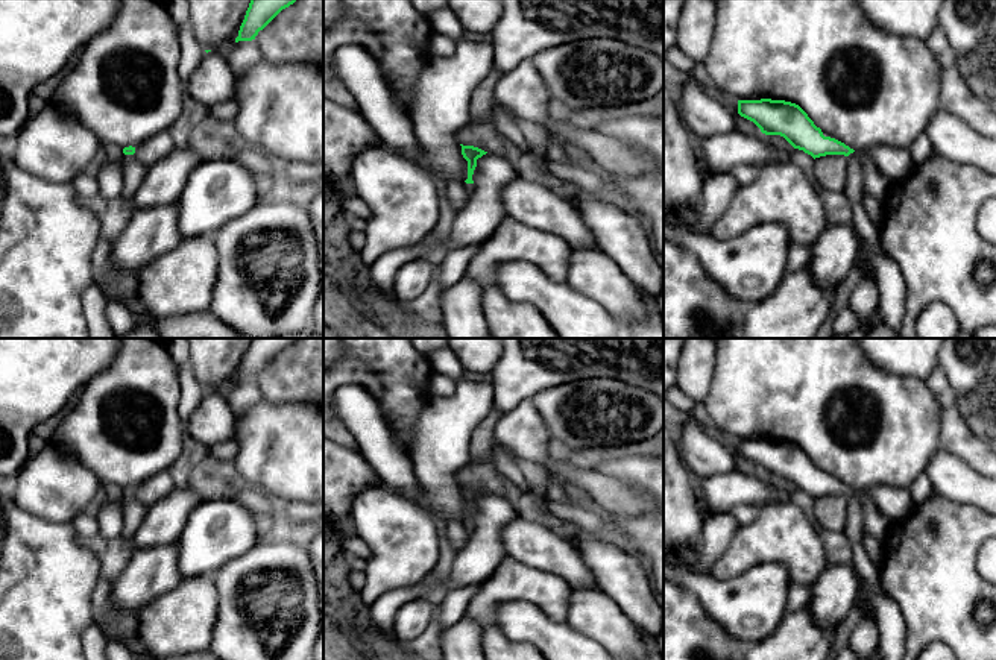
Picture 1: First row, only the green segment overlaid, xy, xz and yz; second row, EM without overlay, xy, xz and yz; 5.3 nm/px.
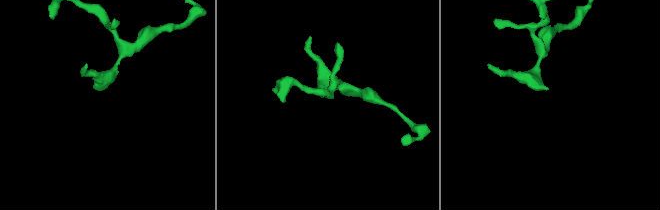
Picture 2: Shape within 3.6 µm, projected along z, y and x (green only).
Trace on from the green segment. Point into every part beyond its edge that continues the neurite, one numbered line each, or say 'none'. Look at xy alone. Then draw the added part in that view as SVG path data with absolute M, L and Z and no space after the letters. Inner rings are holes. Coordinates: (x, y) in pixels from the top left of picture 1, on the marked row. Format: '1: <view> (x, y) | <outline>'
1: xy (134, 172) | M134 155L123 156L124 185L120 197L132 200L147 173L147 168L141 165Z

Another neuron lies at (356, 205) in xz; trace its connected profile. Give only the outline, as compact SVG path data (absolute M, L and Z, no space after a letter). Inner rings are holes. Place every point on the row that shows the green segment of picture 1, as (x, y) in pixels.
M357 194L348 197L345 212L364 220L369 220L372 215L370 206Z

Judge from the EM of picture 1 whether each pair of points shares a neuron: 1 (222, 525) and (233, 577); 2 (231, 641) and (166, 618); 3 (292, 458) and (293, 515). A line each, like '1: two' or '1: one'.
1: two
2: two
3: two

